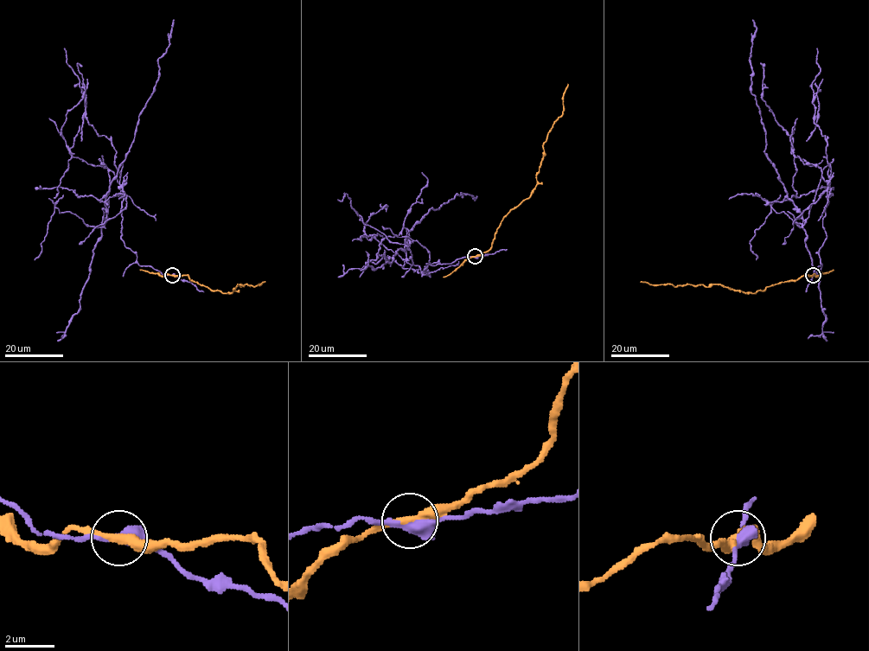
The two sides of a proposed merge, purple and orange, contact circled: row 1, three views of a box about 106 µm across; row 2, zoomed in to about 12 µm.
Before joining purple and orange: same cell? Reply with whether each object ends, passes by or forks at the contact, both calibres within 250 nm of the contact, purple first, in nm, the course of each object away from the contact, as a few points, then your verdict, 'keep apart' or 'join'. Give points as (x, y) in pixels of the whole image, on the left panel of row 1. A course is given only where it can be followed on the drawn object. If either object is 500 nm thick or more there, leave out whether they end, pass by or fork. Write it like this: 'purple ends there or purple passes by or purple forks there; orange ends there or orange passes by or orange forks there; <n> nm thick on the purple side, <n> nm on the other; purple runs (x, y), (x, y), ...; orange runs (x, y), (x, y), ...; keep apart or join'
purple forks there; orange passes by; 320 nm thick on the purple side, 320 nm on the other; purple runs (172, 275), (140, 265), (125, 245), (124, 192), (111, 170), (105, 220), (105, 204), (173, 19); orange runs (172, 275), (188, 275), (191, 280), (213, 290), (226, 293), (232, 292), (238, 284), (256, 286), (265, 282); keep apart

